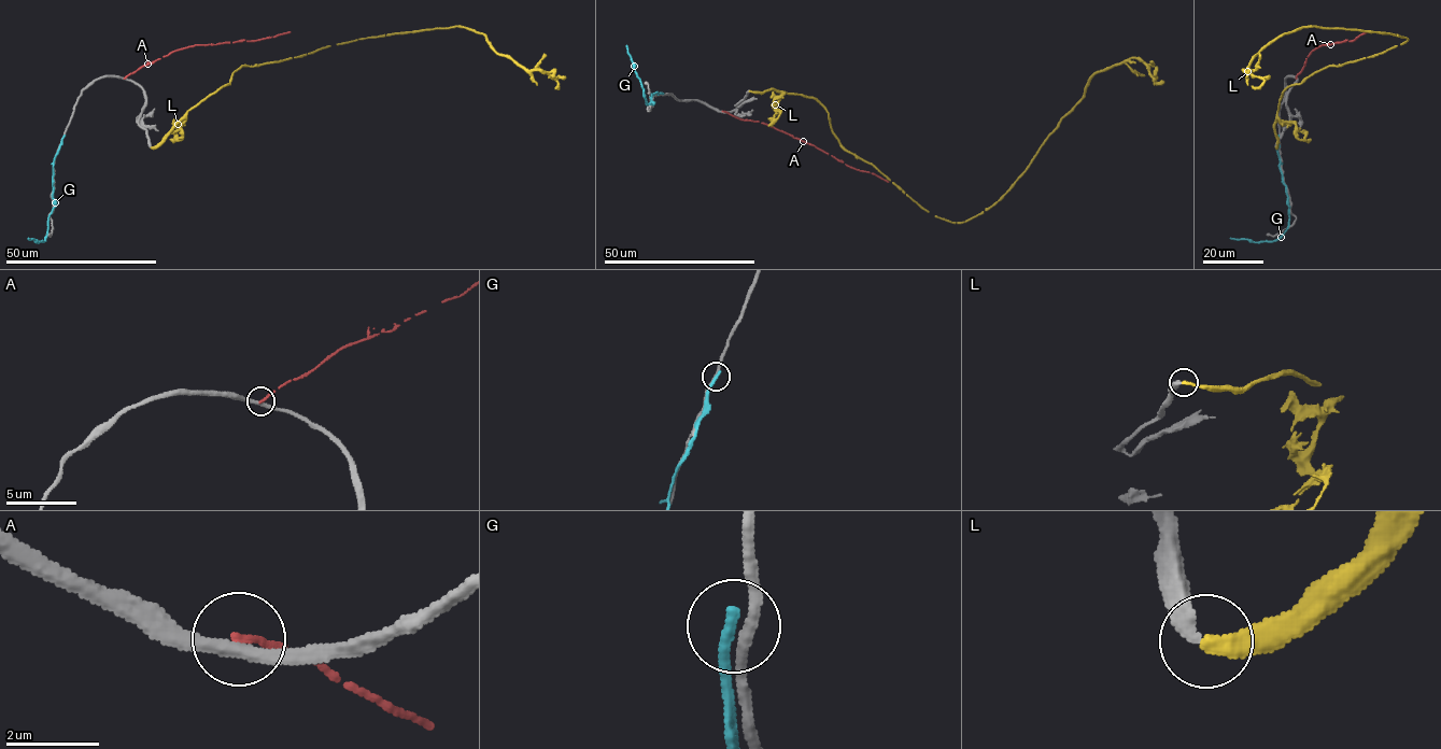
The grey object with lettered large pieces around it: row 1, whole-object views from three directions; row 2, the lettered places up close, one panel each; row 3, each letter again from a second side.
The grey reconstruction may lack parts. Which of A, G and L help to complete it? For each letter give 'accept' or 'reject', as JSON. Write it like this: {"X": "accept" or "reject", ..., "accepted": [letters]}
{"A": "reject", "G": "reject", "L": "accept", "accepted": ["L"]}

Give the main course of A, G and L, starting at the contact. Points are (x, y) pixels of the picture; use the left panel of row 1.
A: (124, 78), (175, 51), (195, 45), (255, 40), (290, 31)
G: (64, 136), (53, 166), (55, 206), (48, 218), (46, 237), (36, 242), (28, 238)
L: (152, 147), (242, 66), (358, 39), (467, 27), (557, 86)

